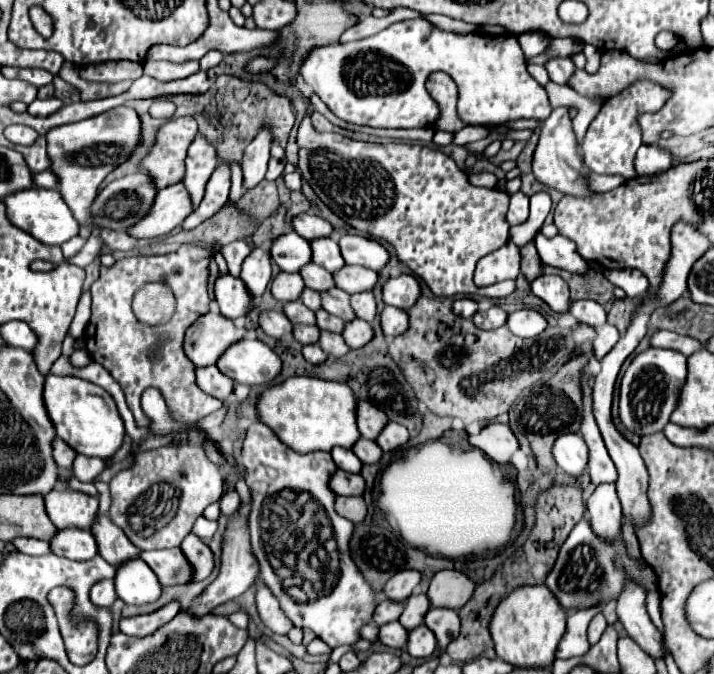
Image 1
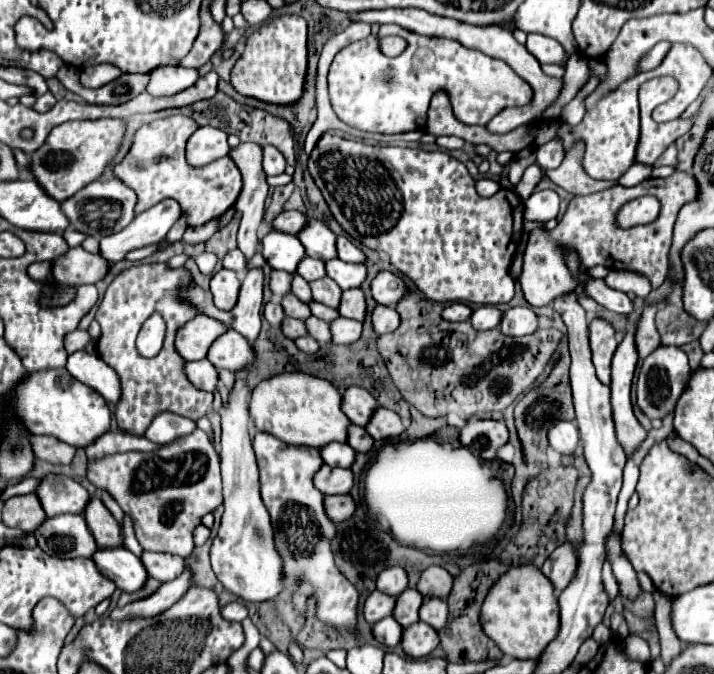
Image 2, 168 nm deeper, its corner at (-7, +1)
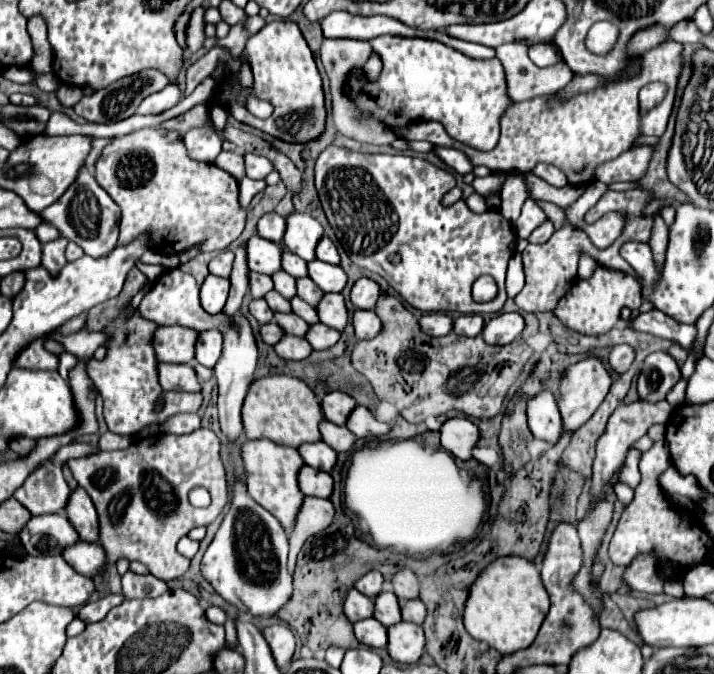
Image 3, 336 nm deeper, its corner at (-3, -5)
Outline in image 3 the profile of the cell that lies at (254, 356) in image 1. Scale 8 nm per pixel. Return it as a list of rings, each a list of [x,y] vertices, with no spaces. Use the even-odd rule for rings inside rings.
[[[216,330],[200,332],[200,342],[196,342],[196,360],[206,366],[214,368],[222,356],[222,336]]]

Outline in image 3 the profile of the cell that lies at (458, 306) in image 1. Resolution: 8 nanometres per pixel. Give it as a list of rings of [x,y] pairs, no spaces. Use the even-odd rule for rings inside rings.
[[[424,314],[420,318],[422,330],[428,332],[430,336],[444,336],[444,334],[452,332],[452,324],[454,324],[454,320],[448,314]]]

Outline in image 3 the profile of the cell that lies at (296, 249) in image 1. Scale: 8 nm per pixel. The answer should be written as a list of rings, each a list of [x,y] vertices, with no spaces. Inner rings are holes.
[[[252,236],[246,242],[246,250],[248,250],[248,268],[252,272],[272,276],[282,270],[282,254],[284,254],[282,244],[264,240],[260,236]]]

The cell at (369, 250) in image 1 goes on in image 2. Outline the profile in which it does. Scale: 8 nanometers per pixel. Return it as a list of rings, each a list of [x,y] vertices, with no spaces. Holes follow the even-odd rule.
[[[344,236],[336,240],[336,250],[338,250],[338,258],[344,262],[364,262],[364,254]]]

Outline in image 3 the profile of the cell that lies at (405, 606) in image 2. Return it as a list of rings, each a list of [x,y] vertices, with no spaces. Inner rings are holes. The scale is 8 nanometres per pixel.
[[[384,590],[380,596],[374,598],[376,610],[374,610],[374,618],[378,622],[382,622],[386,628],[394,626],[398,622],[402,622],[402,610],[400,610],[400,600],[396,598],[396,594],[392,590]]]

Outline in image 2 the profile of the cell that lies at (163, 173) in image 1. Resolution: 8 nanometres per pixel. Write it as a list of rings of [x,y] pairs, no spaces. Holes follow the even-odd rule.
[[[170,116],[144,124],[136,130],[130,152],[112,168],[114,176],[136,192],[136,214],[162,202],[164,198],[174,198],[180,204],[182,214],[186,214],[188,226],[196,228],[234,206],[242,190],[242,176],[228,156],[226,160],[216,160],[200,168],[188,166],[186,162],[186,142],[198,127],[188,116]]]

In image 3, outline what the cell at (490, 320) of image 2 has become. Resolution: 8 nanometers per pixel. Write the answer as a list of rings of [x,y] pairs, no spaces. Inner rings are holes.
[[[466,314],[454,320],[454,332],[464,336],[480,336],[484,330],[484,318],[480,314]]]

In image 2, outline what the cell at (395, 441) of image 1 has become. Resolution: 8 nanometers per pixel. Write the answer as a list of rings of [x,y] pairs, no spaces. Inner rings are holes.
[[[378,406],[372,412],[372,418],[368,420],[366,432],[374,440],[388,440],[388,438],[400,436],[404,432],[404,424],[402,424],[400,416],[394,410],[384,410],[382,406]]]

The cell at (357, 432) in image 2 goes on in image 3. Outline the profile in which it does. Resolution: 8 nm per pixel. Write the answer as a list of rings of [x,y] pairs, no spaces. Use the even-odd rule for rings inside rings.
[[[324,422],[322,428],[322,440],[332,446],[336,452],[350,452],[356,444],[356,436],[352,436],[352,432],[348,432],[346,426],[336,426],[332,422]]]

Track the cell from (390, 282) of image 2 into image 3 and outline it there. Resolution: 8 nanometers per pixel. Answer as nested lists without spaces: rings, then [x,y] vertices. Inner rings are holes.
[[[360,278],[354,288],[352,288],[352,304],[356,308],[362,308],[362,310],[374,310],[378,298],[380,298],[382,290],[380,290],[380,284],[374,282],[372,278]]]

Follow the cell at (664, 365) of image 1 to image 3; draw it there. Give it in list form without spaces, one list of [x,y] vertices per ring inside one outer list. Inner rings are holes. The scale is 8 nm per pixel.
[[[654,352],[644,360],[638,376],[640,400],[656,404],[666,400],[666,394],[680,380],[680,368],[668,352]]]

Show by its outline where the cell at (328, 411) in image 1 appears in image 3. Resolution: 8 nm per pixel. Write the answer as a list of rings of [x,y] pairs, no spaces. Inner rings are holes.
[[[264,376],[250,384],[242,408],[242,422],[248,438],[268,438],[282,446],[300,448],[306,442],[320,442],[320,424],[324,422],[322,404],[312,388],[292,376]]]

